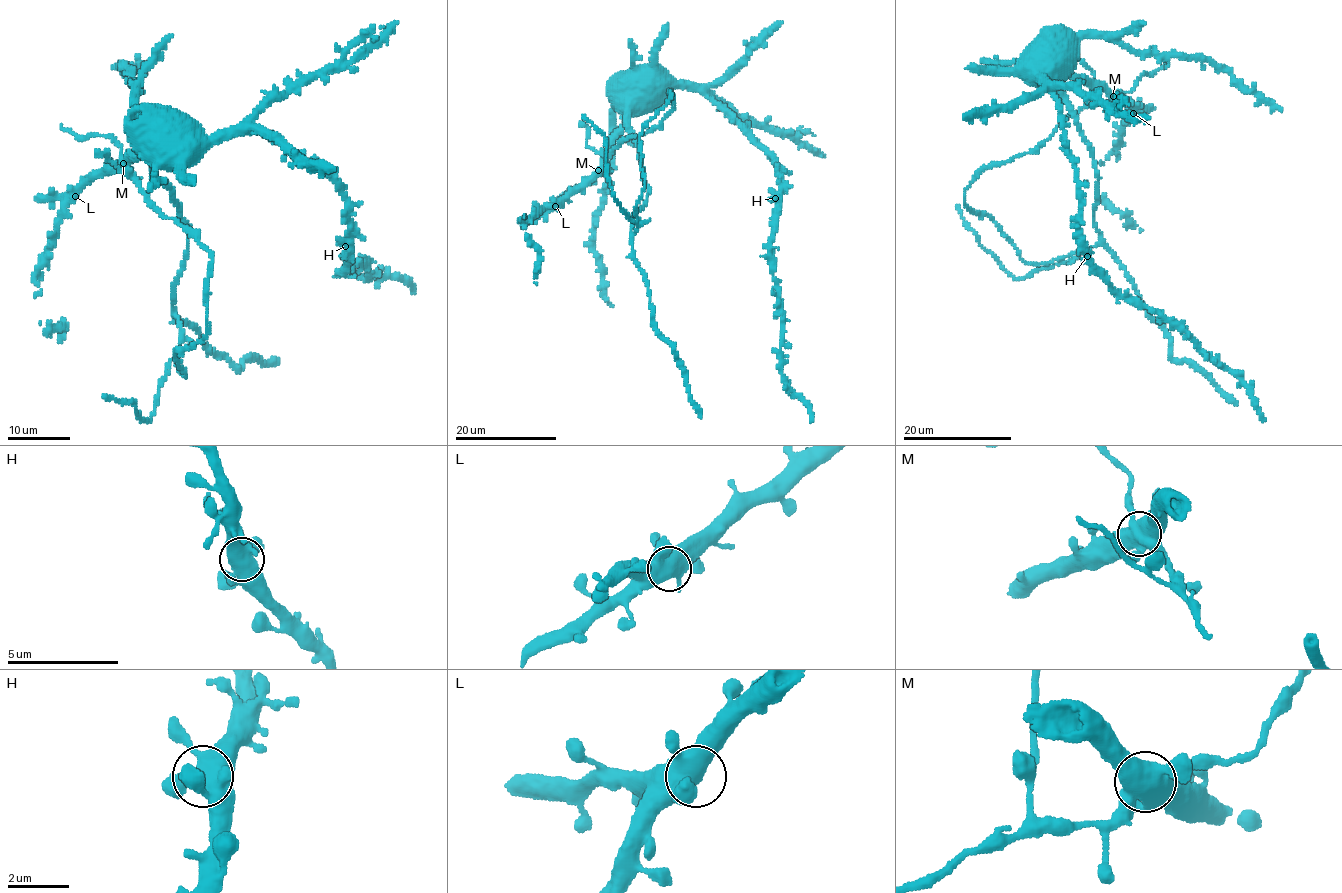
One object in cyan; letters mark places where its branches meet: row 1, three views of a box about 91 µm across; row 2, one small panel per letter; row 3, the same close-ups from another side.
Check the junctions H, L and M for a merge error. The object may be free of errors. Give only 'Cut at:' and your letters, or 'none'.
Cut at: none

